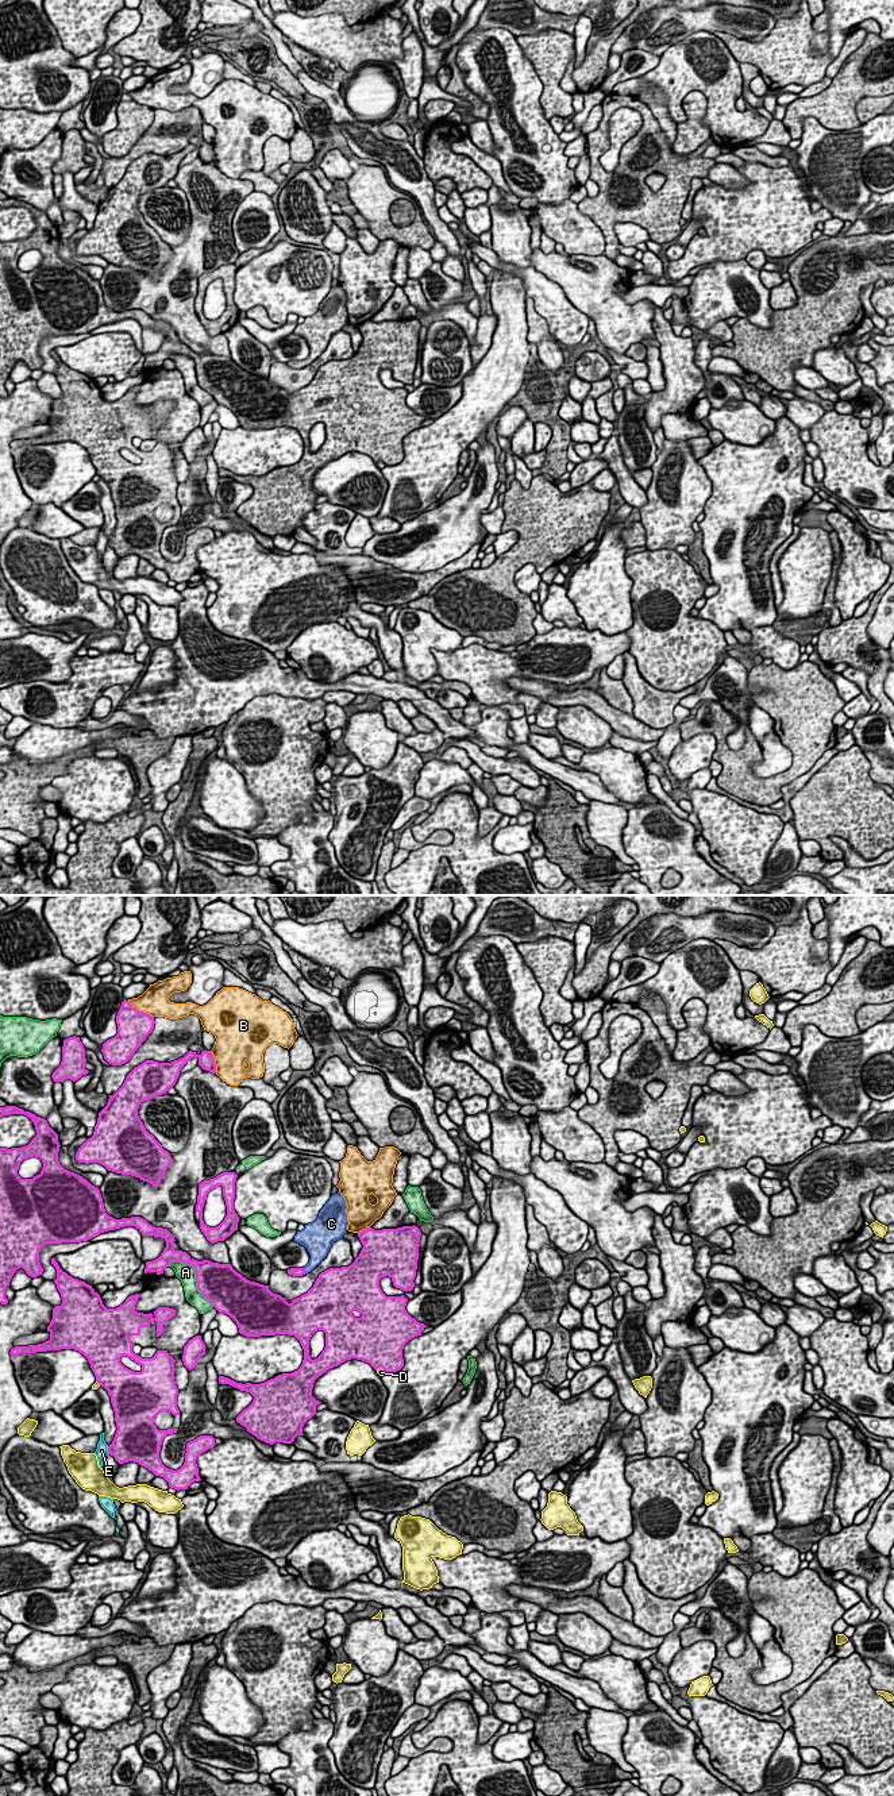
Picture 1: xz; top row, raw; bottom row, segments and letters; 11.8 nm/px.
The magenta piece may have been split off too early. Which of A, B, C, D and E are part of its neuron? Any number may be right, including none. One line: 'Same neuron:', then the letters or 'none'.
Same neuron: C

